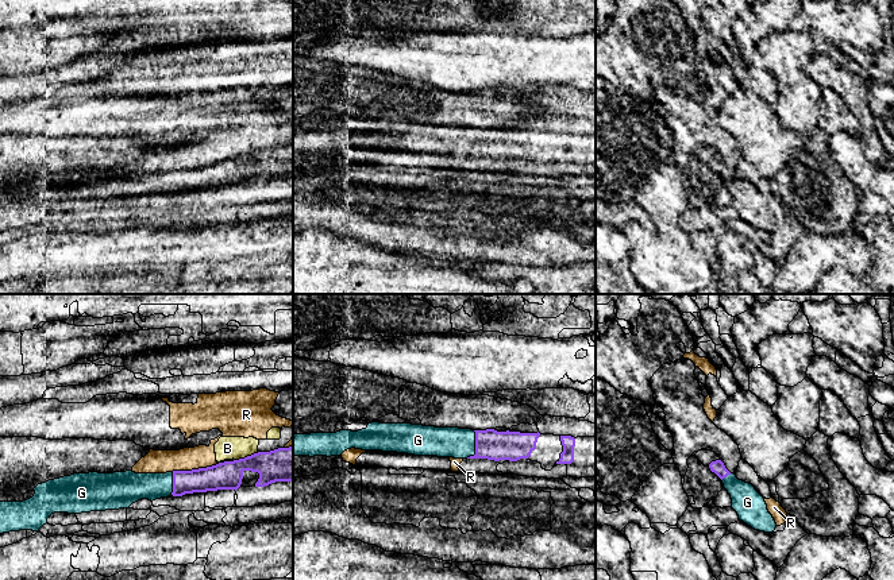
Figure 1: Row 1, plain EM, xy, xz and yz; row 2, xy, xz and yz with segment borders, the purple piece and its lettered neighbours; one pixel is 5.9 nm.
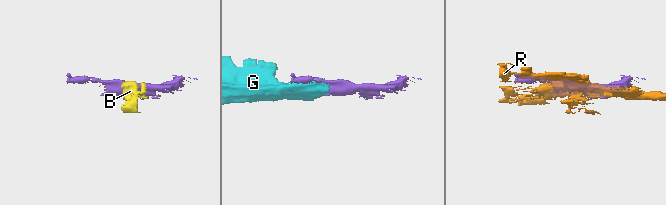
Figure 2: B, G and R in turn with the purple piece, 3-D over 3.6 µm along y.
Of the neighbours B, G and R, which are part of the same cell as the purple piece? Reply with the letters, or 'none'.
G

